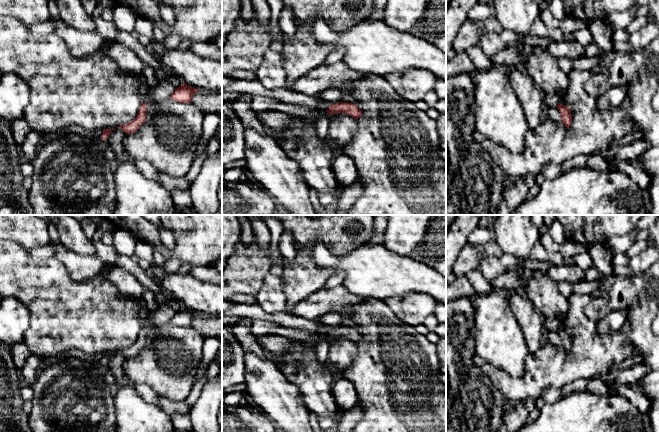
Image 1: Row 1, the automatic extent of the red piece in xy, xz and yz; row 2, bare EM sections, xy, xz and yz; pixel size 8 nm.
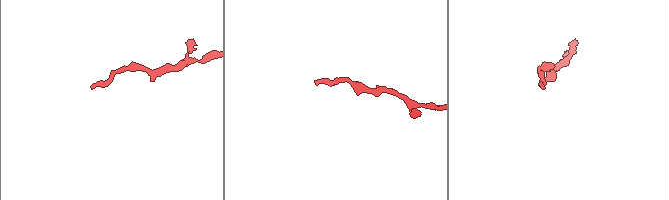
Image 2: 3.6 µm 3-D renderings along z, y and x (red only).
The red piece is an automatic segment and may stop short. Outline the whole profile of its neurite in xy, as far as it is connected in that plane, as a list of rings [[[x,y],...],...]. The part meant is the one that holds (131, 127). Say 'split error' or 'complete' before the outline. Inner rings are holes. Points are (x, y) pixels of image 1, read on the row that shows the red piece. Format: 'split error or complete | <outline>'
complete | [[[141,103],[136,118],[127,124],[120,125],[117,128],[122,129],[126,134],[135,133],[140,128],[140,126],[145,122],[146,112],[147,104]]]

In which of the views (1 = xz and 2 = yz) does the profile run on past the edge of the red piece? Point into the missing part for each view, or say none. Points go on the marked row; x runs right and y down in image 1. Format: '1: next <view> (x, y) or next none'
1: next none
2: next none

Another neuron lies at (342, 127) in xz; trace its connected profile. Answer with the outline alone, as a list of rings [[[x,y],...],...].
[[[346,113],[334,114],[327,133],[329,145],[337,152],[343,151],[357,131],[357,121]]]

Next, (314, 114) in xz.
[[[317,108],[317,109],[312,110],[308,116],[303,117],[303,119],[307,123],[315,125],[319,115],[324,112],[326,112],[326,110]]]

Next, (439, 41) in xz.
[[[446,34],[435,36],[432,42],[441,52],[446,55]]]

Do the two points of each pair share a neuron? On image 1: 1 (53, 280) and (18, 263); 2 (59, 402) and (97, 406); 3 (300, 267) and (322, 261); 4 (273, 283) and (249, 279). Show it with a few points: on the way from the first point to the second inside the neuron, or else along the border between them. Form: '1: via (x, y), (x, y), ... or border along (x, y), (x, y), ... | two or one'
1: via (44, 280), (35, 280), (27, 272) | one
2: via (68, 406), (88, 406) | one
3: border along (313, 243), (309, 249), (313, 260), (332, 274) | two
4: border along (264, 279), (262, 284) | two

